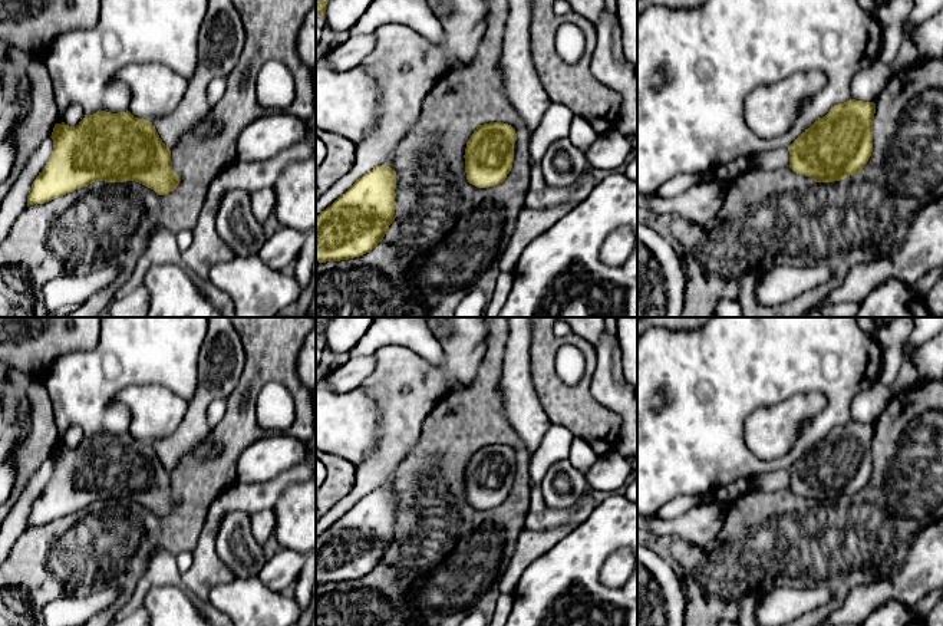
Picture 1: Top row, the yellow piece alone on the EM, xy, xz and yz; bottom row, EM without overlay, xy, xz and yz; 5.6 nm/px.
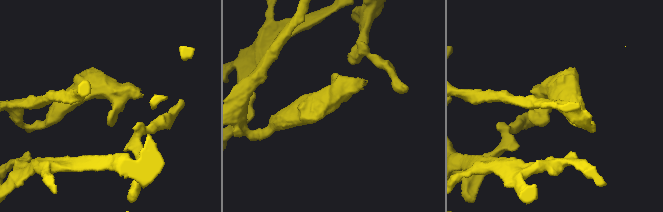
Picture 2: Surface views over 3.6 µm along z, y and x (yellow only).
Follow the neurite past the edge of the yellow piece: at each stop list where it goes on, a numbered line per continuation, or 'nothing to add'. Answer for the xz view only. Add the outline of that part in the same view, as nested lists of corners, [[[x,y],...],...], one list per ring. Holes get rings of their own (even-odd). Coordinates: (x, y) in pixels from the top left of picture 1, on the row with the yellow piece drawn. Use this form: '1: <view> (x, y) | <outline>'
nothing to add

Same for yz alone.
nothing to add

